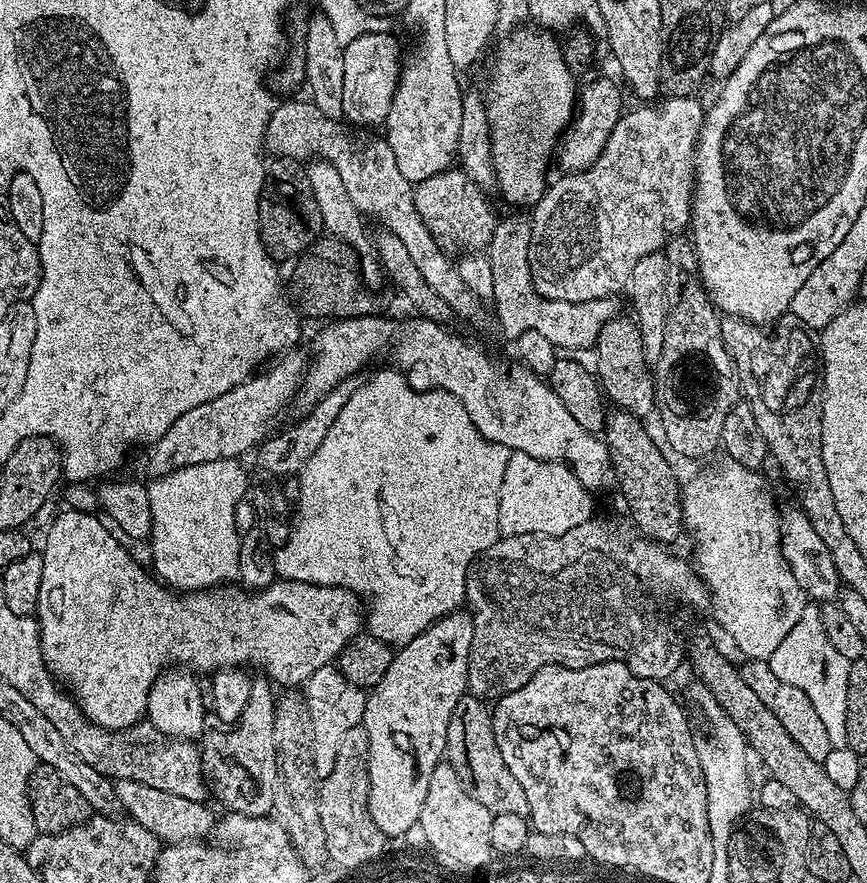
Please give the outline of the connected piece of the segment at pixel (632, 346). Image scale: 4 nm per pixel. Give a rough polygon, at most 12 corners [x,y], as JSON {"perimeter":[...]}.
{"perimeter":[[635,319],[598,334],[594,372],[617,409],[656,408],[656,378]]}

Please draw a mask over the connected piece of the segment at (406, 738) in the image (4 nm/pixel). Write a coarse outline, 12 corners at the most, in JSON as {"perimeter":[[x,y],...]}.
{"perimeter":[[444,615],[367,693],[368,813],[419,825],[474,626]]}

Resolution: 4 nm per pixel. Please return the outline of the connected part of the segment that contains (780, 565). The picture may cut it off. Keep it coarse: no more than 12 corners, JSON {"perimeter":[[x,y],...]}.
{"perimeter":[[759,471],[682,488],[710,612],[768,660],[806,603]]}

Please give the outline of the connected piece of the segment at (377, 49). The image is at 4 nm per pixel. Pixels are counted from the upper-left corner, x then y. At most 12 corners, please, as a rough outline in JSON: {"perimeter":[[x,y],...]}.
{"perimeter":[[391,31],[344,45],[343,119],[383,125],[400,82]]}

